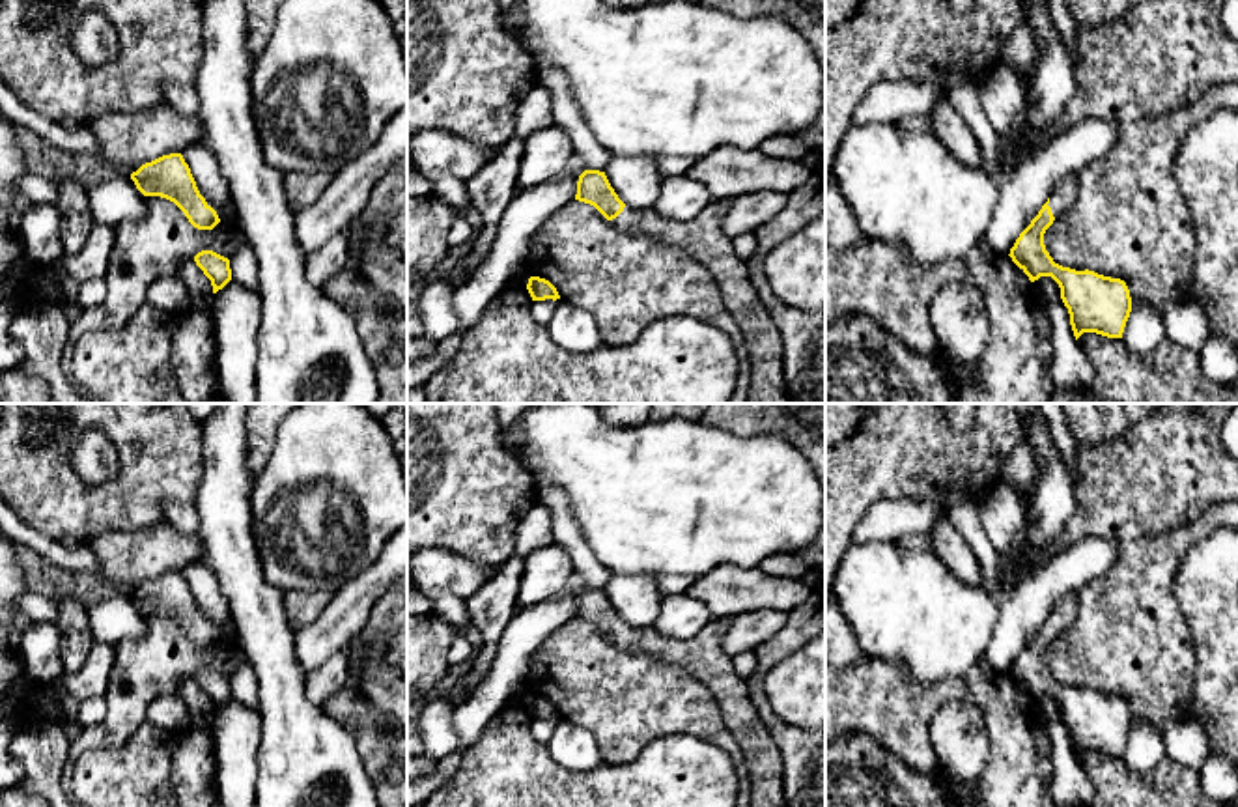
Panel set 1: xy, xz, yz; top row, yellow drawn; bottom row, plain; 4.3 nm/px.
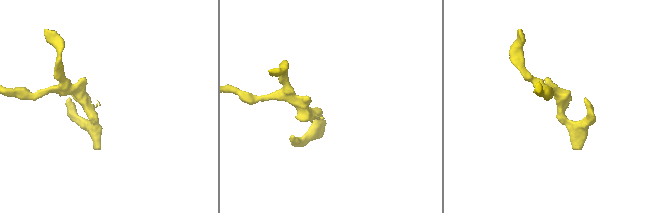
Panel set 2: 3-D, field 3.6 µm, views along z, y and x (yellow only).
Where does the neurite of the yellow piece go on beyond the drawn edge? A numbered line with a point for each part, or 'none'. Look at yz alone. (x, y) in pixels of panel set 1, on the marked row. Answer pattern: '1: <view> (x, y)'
1: yz (1061, 198)

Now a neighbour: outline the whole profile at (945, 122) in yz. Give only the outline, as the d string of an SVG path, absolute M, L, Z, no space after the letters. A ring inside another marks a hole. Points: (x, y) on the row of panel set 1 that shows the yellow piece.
M947 97L936 105L928 118L928 123L930 131L960 163L971 168L982 168L978 140L964 118L952 108Z

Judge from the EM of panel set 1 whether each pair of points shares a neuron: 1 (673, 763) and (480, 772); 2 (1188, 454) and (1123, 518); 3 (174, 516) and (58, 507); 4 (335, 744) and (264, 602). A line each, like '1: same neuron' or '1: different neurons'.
1: same neuron
2: same neuron
3: different neurons
4: same neuron

